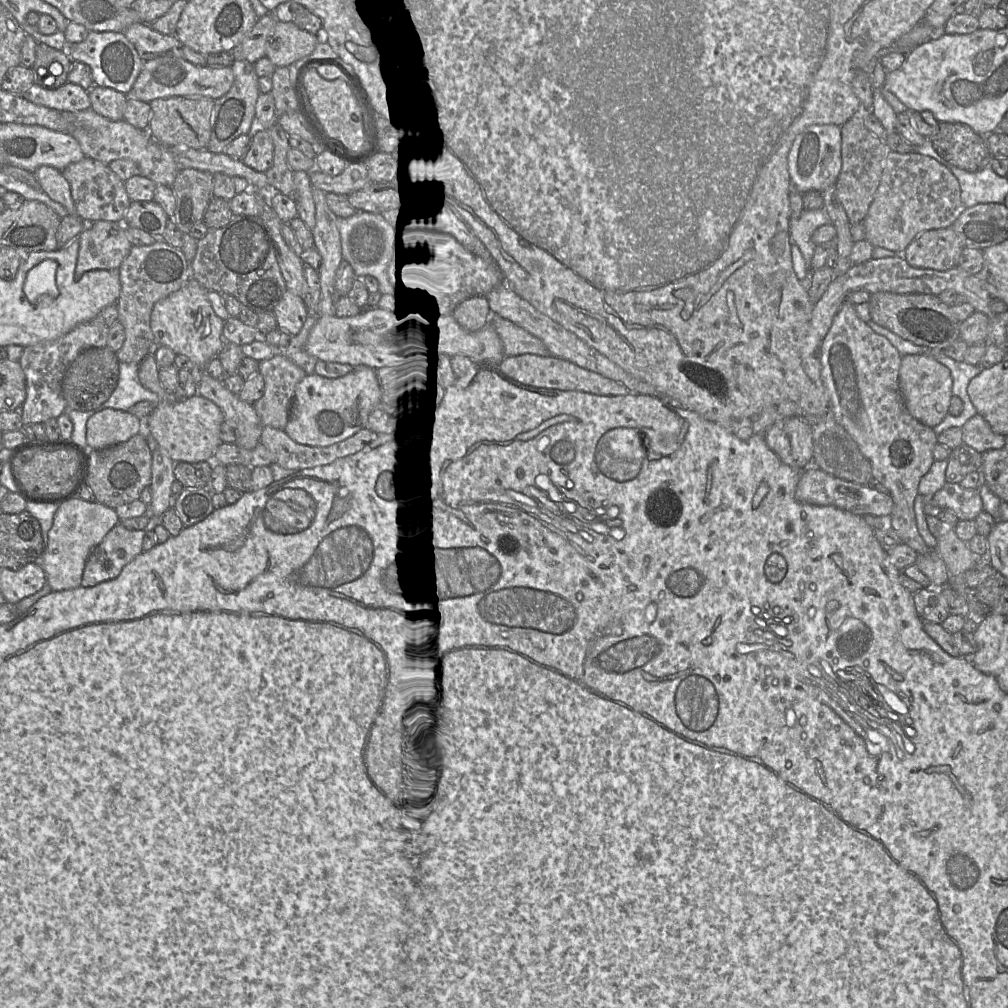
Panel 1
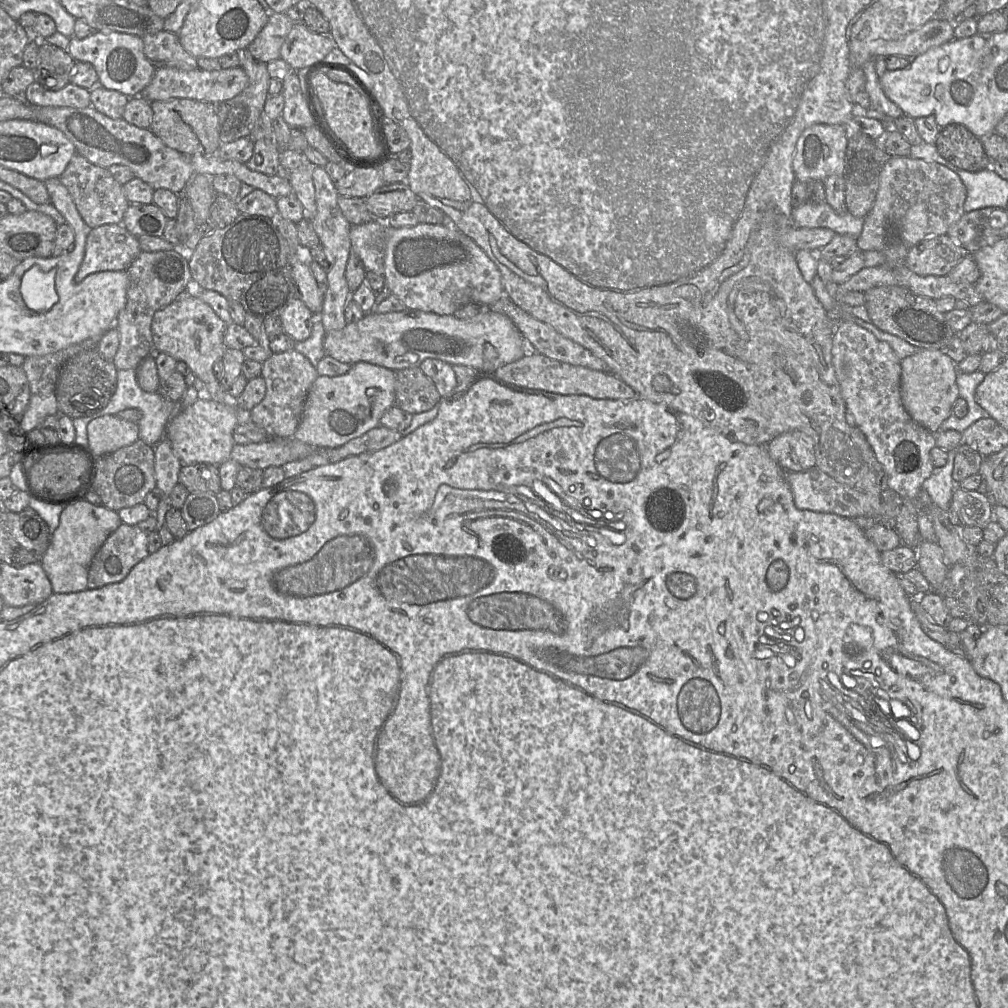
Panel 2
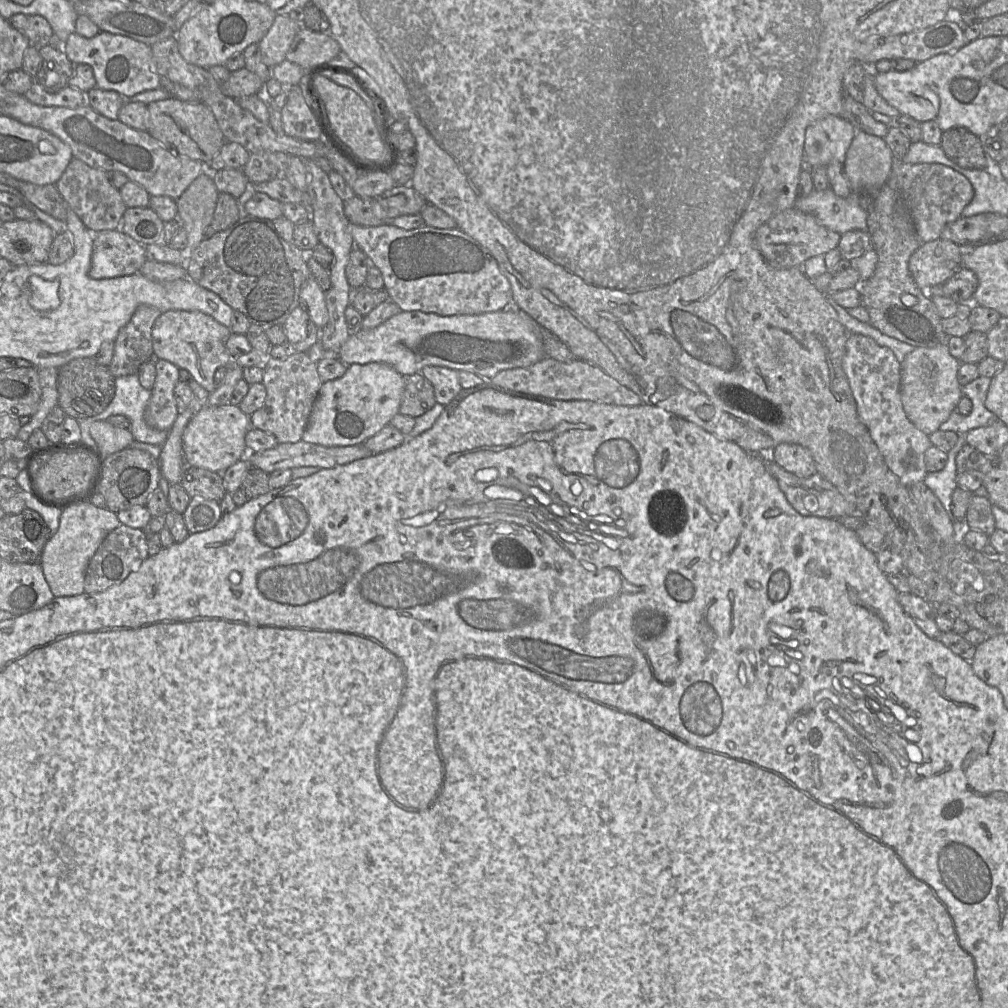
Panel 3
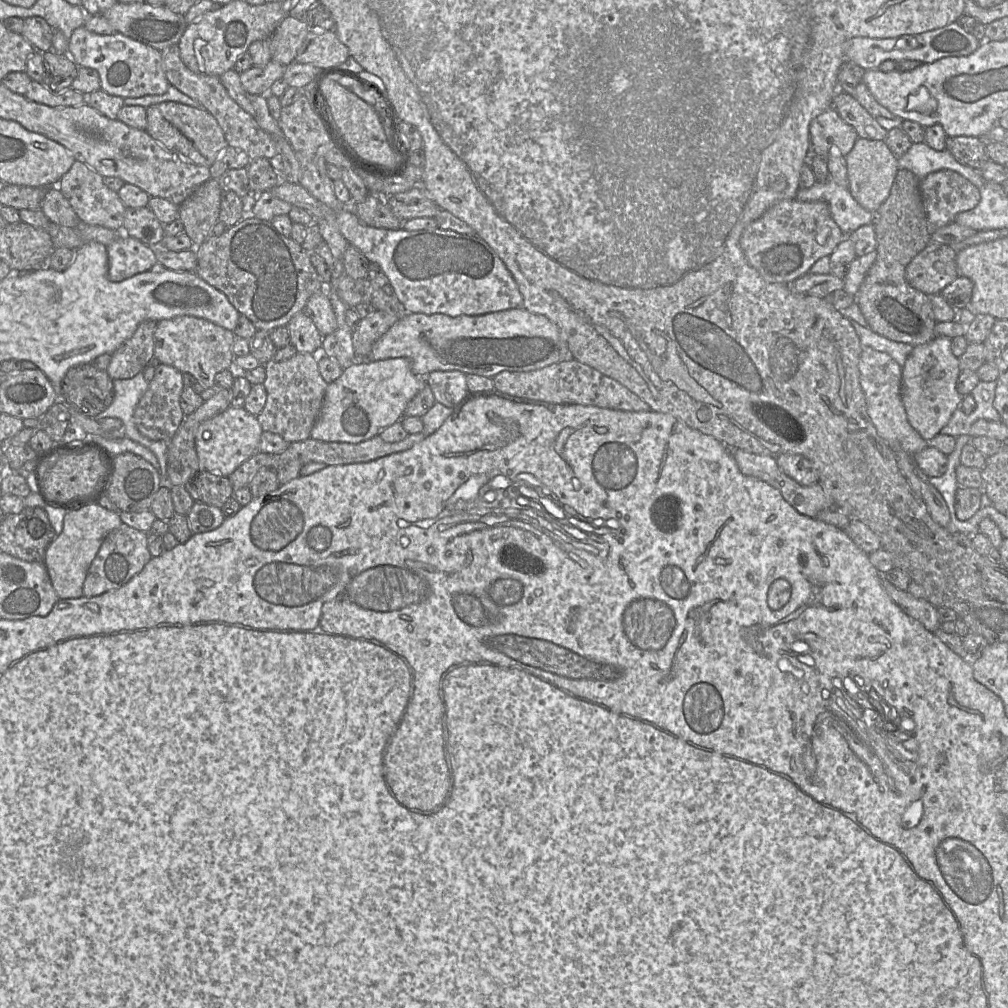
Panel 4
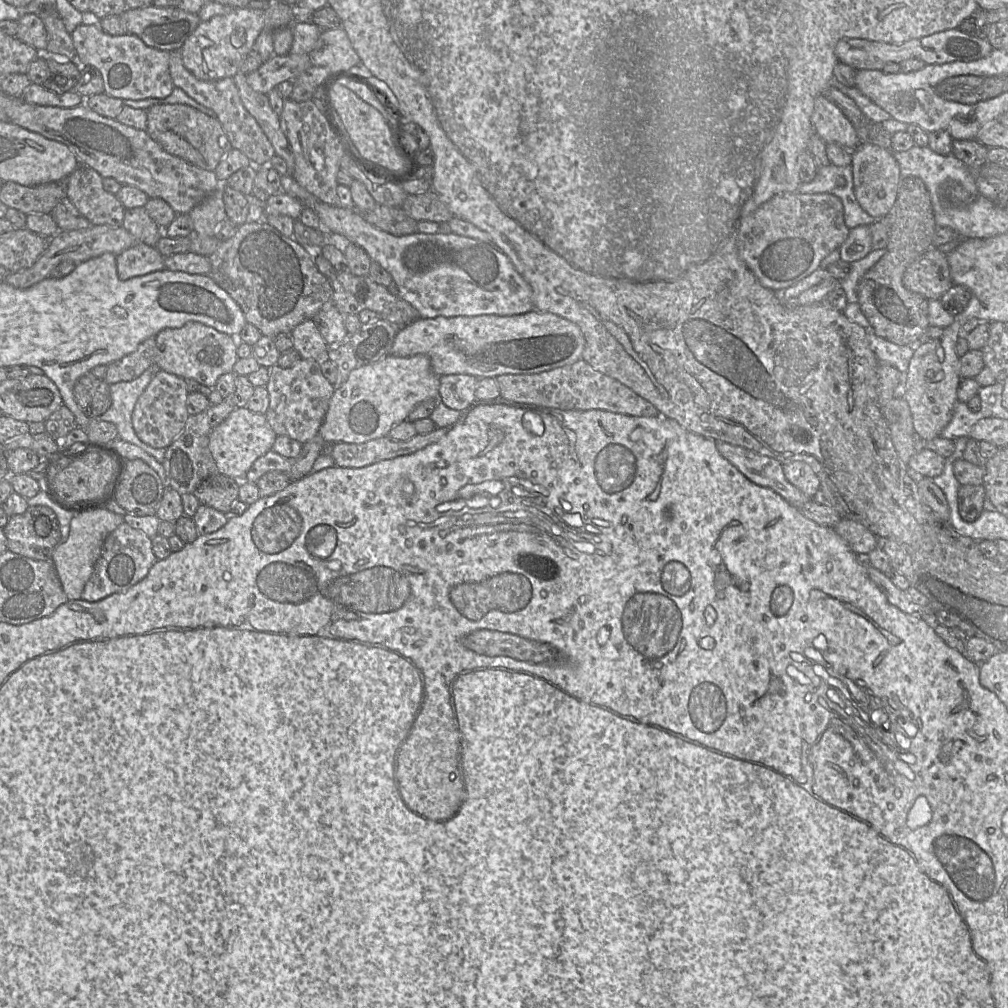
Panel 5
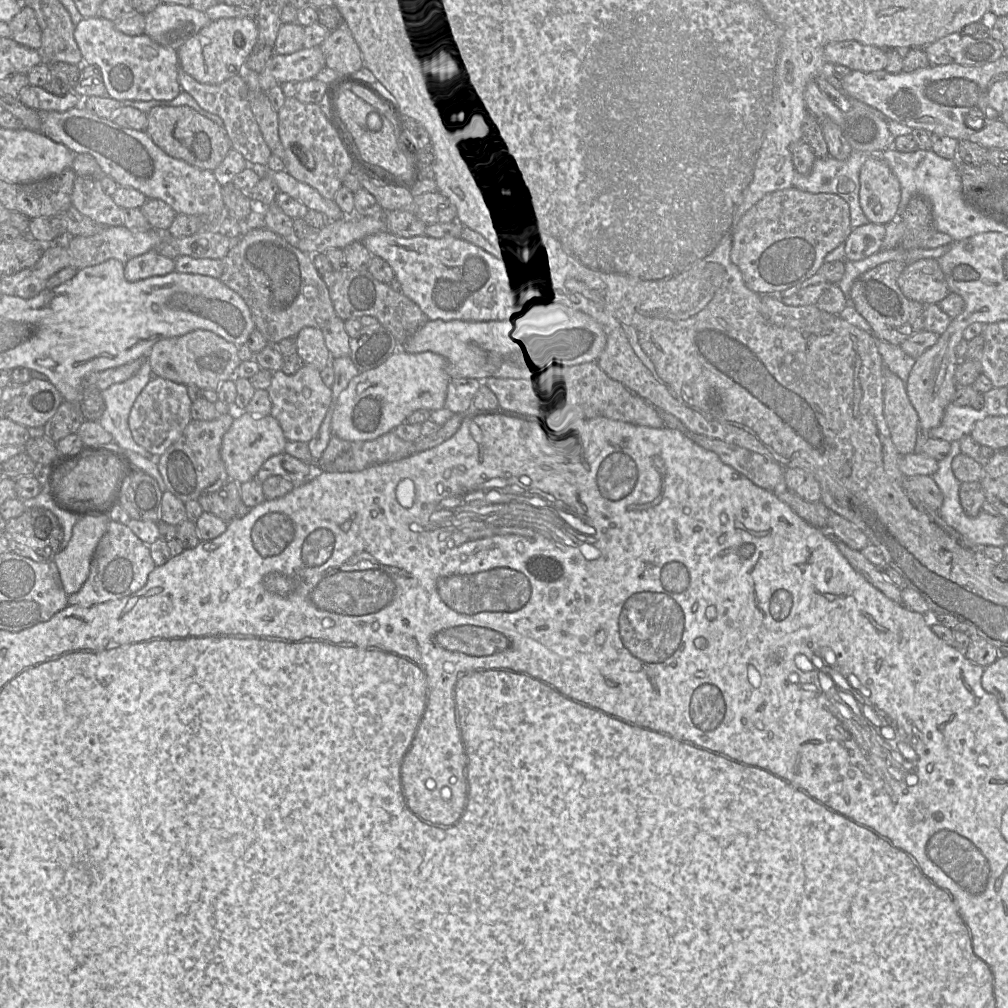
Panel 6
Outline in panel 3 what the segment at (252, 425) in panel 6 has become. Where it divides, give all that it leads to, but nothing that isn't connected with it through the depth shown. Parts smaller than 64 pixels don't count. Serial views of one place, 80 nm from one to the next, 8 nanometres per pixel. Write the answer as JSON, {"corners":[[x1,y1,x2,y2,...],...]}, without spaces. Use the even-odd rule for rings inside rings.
{"corners":[[201,405,183,433,182,448,187,467,204,468,212,472,223,473,249,453,245,436,251,428,254,427,250,416,243,413,238,406]]}

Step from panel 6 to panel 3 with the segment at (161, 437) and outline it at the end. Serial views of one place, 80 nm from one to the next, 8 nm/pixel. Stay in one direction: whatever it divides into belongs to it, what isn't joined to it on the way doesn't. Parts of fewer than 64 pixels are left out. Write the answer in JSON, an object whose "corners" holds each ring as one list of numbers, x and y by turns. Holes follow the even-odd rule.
{"corners":[[155,359,155,368,155,383,144,411,144,420,151,428,169,431,179,414,174,388,179,381,180,368,162,359]]}

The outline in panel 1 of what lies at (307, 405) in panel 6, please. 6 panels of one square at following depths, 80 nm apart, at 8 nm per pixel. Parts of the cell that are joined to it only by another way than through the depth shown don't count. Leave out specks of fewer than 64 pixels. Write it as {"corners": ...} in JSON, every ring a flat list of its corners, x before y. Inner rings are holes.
{"corners":[[282,354,259,363,265,390,263,396,253,404,254,408,264,427,285,431,296,386,307,373]]}

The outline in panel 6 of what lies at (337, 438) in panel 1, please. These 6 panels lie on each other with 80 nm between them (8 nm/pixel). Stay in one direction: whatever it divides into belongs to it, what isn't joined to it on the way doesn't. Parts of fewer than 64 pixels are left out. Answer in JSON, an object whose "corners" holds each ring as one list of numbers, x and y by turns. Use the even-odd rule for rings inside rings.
{"corners":[[399,348,381,365,360,371,340,393,332,413,332,436,353,444,371,442,392,432,418,409,441,409,451,379,441,355,431,351,408,353]]}

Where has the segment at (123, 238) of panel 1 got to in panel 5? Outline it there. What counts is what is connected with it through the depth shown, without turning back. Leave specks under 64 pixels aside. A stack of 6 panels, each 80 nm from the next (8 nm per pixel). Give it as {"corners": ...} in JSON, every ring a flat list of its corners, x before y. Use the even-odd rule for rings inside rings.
{"corners":[[137,243,116,256,117,274,120,280,143,276,165,270,165,257,156,247]]}

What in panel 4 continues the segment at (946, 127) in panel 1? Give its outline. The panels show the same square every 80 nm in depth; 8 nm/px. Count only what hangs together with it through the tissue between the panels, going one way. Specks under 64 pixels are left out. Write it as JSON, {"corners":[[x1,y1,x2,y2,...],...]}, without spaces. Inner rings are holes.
{"corners":[[948,136,946,150,962,165,980,169,989,159,986,141,975,136]]}

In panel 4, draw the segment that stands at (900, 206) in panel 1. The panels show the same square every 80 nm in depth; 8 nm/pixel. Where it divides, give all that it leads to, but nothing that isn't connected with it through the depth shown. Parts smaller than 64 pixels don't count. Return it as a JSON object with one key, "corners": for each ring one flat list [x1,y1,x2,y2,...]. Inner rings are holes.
{"corners":[[939,170,919,181,928,231,932,234,951,222,957,214,973,209,980,201,976,186,959,173]]}

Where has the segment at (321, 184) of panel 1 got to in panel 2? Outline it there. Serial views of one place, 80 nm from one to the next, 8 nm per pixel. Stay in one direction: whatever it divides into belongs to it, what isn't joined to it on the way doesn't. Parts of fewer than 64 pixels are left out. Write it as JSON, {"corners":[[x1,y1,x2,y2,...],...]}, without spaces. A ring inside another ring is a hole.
{"corners":[[348,168,346,175,335,185,340,196,366,198,385,185,378,168]]}

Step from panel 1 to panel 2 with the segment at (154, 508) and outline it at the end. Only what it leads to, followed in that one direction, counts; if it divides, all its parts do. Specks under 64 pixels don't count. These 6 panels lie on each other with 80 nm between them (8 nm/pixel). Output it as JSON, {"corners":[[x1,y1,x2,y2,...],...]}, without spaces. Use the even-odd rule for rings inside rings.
{"corners":[[166,438,162,439,154,449,154,456,156,488,162,495,169,497,175,485,179,483,182,463]]}

